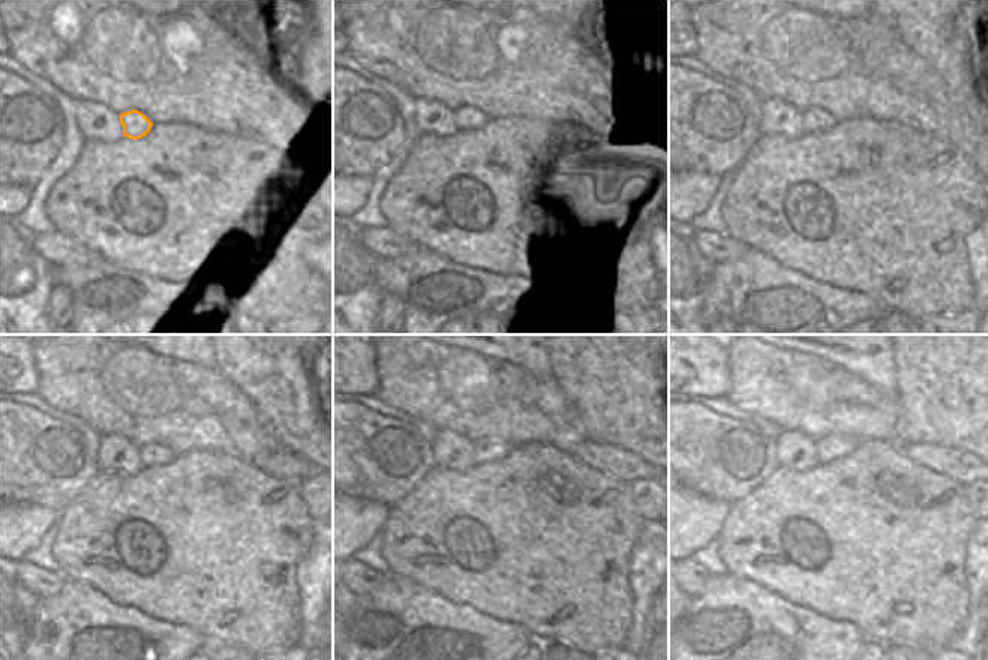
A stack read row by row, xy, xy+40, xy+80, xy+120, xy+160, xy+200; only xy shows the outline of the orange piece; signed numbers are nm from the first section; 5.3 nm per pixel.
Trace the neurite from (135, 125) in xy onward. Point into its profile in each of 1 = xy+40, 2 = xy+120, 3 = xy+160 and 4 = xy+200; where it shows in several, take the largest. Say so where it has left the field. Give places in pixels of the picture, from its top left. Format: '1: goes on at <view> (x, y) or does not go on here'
1: goes on at xy+40 (467, 117)
2: goes on at xy+120 (152, 455)
3: goes on at xy+160 (485, 450)
4: goes on at xy+200 (832, 446)

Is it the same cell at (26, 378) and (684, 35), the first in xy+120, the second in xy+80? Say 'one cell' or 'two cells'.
one cell

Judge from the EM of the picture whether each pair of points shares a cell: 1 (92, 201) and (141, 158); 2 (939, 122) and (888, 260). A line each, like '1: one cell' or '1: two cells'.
1: one cell
2: two cells

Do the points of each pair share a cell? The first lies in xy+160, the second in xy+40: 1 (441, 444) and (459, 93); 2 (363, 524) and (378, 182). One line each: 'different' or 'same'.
1: different
2: different

